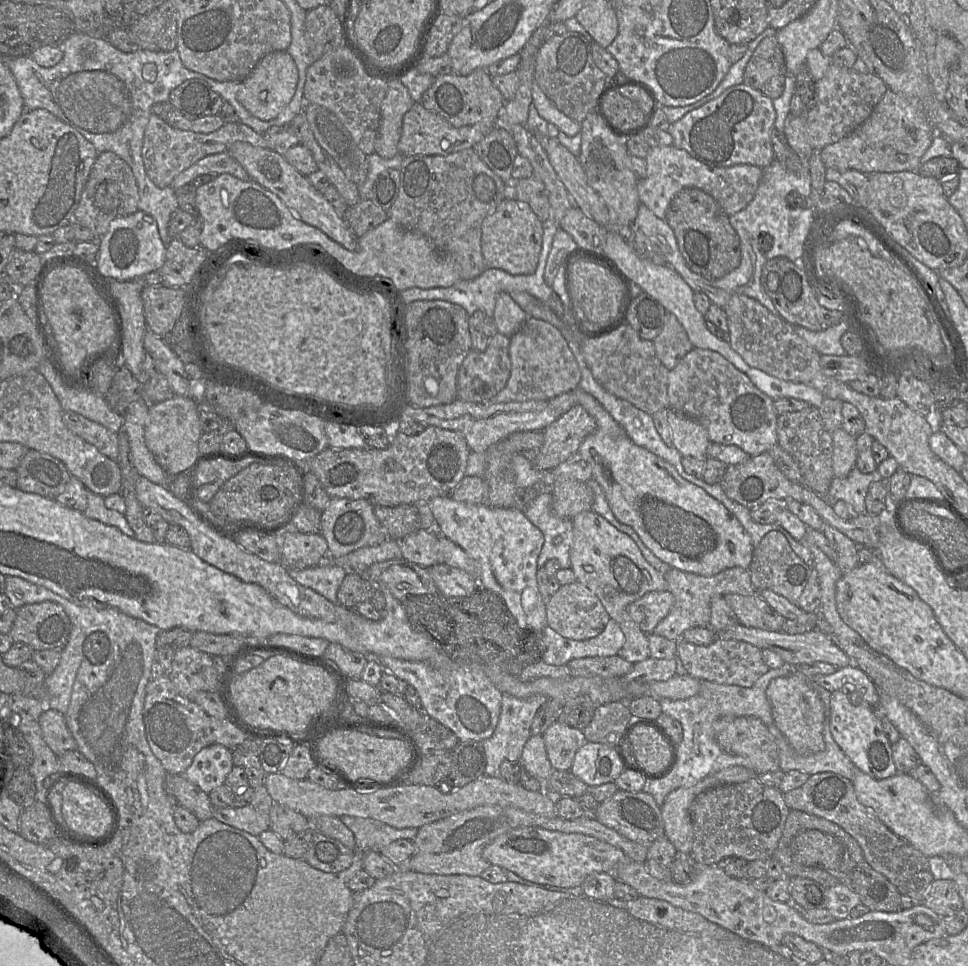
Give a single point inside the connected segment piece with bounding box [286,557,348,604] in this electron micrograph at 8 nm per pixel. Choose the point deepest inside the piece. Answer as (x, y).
(325, 578)

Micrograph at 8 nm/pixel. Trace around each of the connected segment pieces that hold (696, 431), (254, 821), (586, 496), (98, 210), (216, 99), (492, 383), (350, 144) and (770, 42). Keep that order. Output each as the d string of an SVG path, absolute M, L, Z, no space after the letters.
M668 409L667 419L672 434L673 446L681 453L681 455L683 457L693 457L706 460L706 450L711 443L707 430L697 421L671 409Z
M265 785L253 788L251 802L244 807L214 808L212 818L254 836L270 830L273 799Z
M555 479L550 487L551 509L555 516L573 519L584 511L592 511L594 495L586 482Z
M105 151L99 153L90 170L79 204L74 212L74 222L86 226L94 233L96 239L100 239L107 233L114 219L138 211L138 201L139 188L131 167L114 152Z
M190 79L171 91L169 103L189 120L218 115L224 99L205 81Z
M496 332L484 351L470 350L458 370L458 399L473 403L487 402L506 386L511 372L509 345L510 337Z
M305 102L304 112L320 147L332 157L350 181L357 186L363 184L368 174L368 156L358 148L339 119L316 104Z
M776 36L764 38L754 50L743 75L743 83L774 100L782 95L787 70Z

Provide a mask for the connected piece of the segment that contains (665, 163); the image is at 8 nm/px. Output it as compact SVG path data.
M673 145L651 148L645 161L646 177L639 179L637 184L639 199L660 219L666 219L670 201L686 187L698 188L708 193L724 213L731 216L744 209L752 201L763 172L763 168L750 164L709 167L693 158L685 150Z

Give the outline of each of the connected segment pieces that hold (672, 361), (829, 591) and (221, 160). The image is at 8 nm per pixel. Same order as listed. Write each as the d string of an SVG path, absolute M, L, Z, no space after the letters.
M667 311L663 329L653 344L657 357L668 370L675 367L694 347L676 316Z
M807 544L813 556L812 568L818 574L820 585L820 614L831 626L837 638L860 642L862 637L840 617L835 600L836 583L843 573L838 566L818 547Z
M223 151L208 155L182 171L173 179L171 186L178 189L200 175L222 173L231 174L243 181L251 179L245 168L228 151Z

